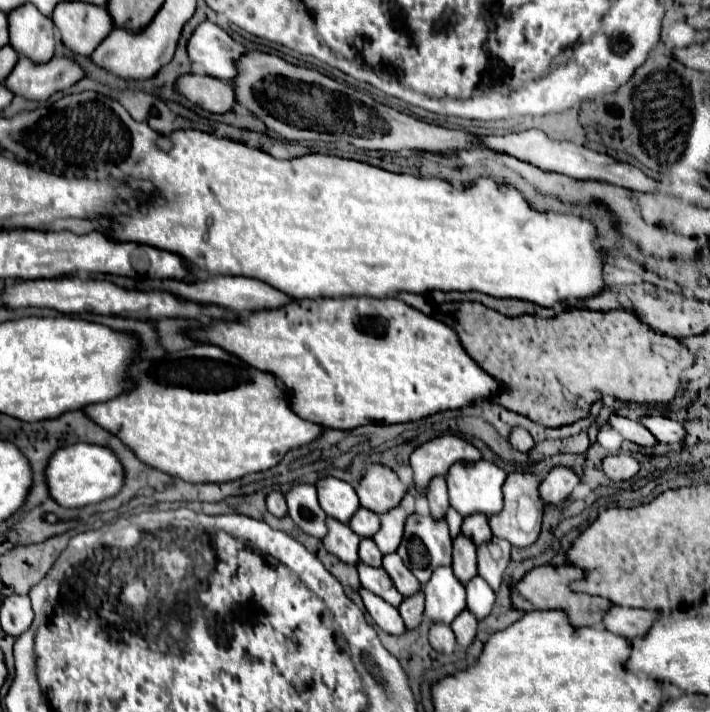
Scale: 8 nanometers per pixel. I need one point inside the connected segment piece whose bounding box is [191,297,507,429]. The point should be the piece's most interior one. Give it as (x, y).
(351, 361)

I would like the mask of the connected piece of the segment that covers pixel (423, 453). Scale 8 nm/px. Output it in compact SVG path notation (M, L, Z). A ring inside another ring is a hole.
M443 435L421 447L411 455L411 469L415 473L415 489L427 493L427 487L433 477L447 475L449 467L457 461L479 461L481 453L467 441Z

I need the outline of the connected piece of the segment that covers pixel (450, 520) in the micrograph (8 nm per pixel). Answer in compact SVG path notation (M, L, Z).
M449 509L447 511L447 525L449 525L449 533L451 533L451 539L457 539L459 533L461 533L461 523L463 523L463 517L459 517L459 513L455 509Z

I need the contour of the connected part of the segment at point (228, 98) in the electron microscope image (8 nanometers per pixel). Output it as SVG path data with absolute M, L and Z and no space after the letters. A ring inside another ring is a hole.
M181 75L175 83L179 95L187 101L211 111L211 113L227 113L233 107L233 89L229 81L221 81L209 75Z

